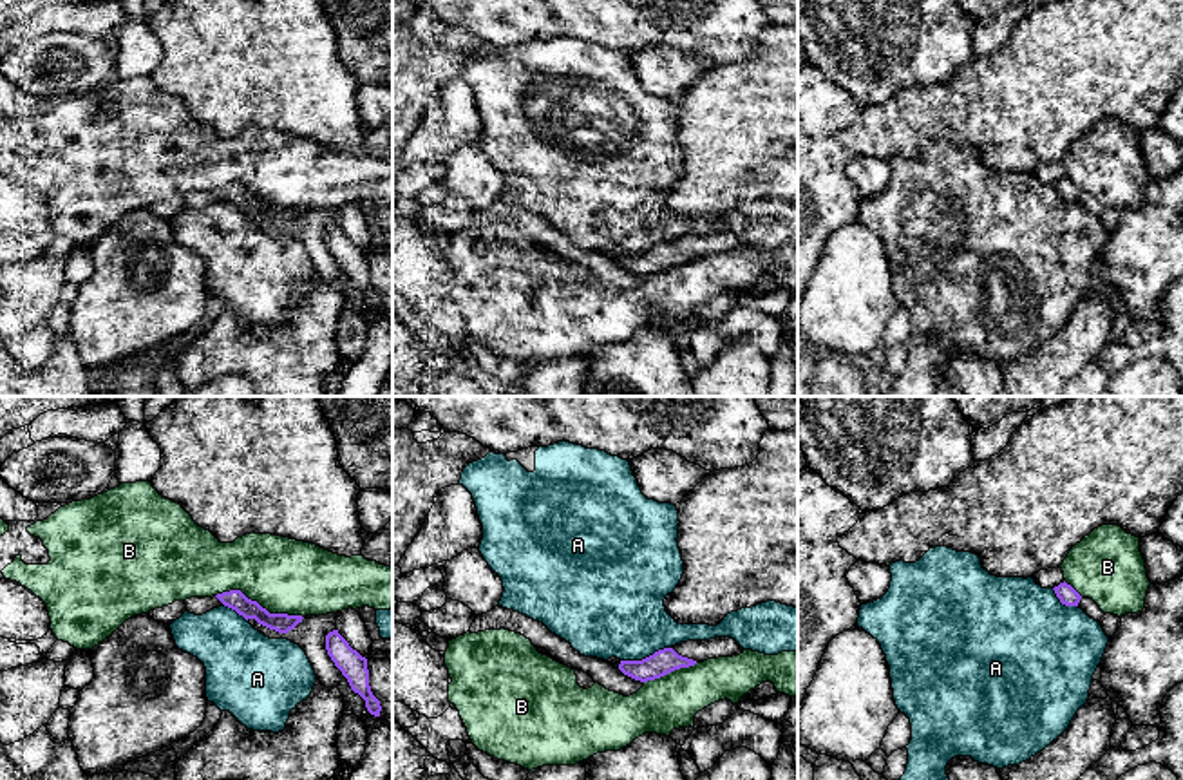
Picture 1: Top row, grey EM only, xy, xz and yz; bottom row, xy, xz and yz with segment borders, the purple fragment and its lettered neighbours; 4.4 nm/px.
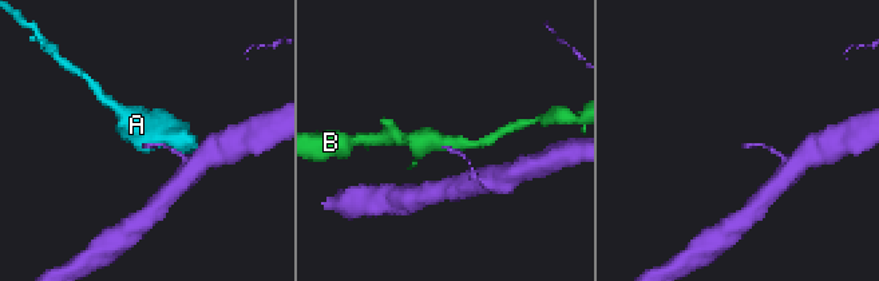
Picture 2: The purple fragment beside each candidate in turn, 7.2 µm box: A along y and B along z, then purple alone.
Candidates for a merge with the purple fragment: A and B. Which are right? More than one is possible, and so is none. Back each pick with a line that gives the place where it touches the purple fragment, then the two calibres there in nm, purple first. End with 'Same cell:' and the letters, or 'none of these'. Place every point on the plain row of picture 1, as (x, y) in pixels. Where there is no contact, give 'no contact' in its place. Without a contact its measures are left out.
Same cell: none of these

